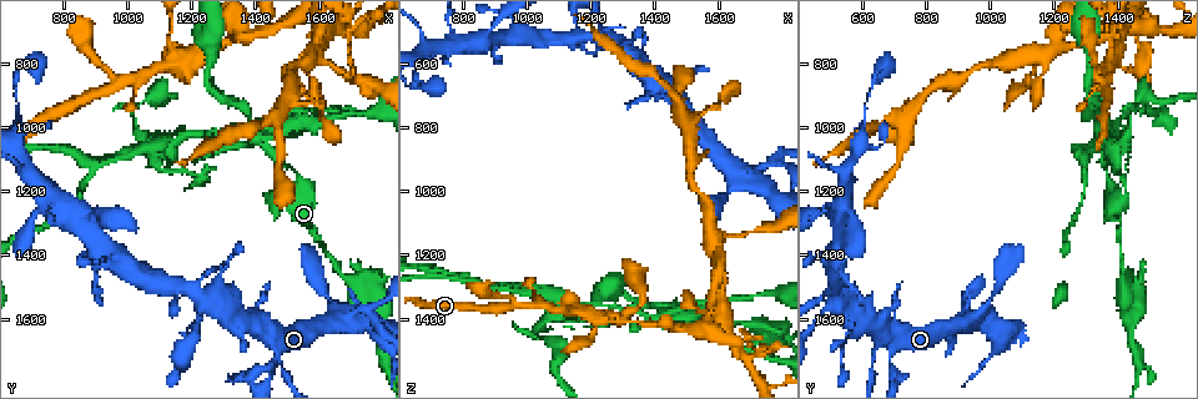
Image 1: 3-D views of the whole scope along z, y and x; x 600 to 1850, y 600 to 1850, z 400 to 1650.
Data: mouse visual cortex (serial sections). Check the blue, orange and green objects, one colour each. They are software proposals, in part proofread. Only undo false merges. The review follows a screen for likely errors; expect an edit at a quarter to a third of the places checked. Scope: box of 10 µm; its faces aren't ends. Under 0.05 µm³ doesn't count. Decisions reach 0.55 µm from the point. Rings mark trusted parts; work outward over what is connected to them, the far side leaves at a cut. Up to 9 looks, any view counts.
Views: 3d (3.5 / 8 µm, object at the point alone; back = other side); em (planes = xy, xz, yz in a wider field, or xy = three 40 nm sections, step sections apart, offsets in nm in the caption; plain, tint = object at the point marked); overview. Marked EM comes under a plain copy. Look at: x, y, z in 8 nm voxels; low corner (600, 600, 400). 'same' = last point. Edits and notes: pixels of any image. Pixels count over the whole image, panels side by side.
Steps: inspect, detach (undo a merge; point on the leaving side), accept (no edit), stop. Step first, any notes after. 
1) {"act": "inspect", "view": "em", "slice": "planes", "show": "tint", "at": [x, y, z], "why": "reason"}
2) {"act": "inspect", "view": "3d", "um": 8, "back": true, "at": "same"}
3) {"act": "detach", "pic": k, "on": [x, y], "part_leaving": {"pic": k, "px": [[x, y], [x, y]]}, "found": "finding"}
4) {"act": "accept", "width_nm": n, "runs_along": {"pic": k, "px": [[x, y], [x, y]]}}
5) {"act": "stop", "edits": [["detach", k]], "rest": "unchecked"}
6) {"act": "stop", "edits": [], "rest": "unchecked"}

{"act": "inspect", "view": "3d", "um": 3.5, "back": true, "at": [1190, 790, 1370], "why": "a fork"}

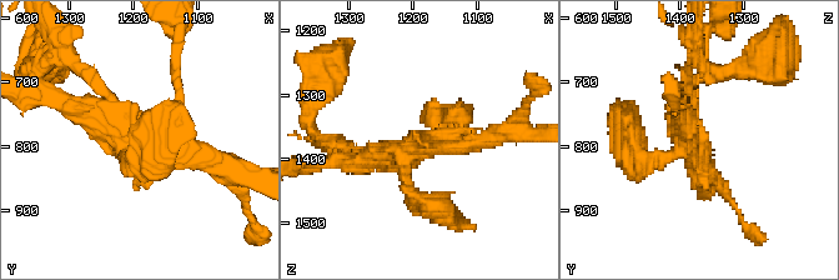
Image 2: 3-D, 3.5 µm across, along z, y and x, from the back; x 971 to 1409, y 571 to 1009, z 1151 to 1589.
{"act": "inspect", "view": "em", "slice": "xy", "step": 2, "show": "tint", "at": [1185, 790, 1375], "why": "need the tissue"}

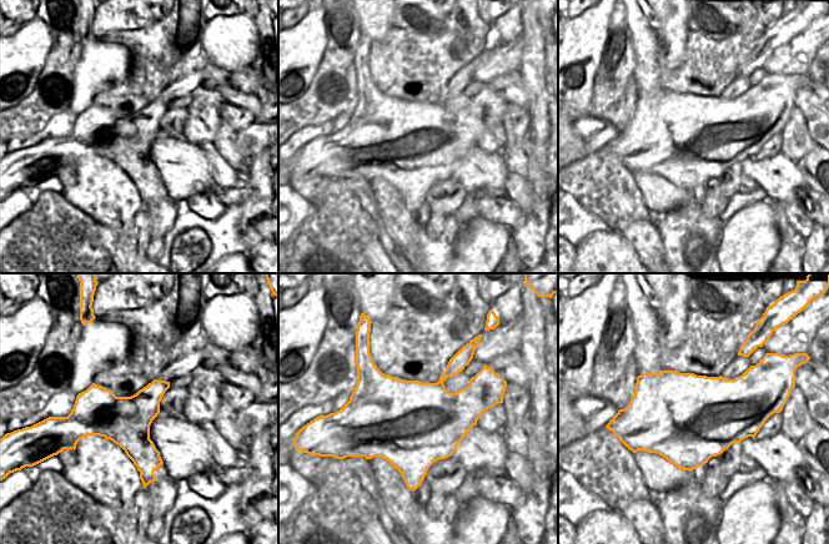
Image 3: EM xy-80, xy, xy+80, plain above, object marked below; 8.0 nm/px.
{"act": "detach", "pic": 2, "on": [58, 66], "width_nm": 700, "part_leaving": {"pic": 2, "px": [[100, 93], [70, 58], [35, 70]]}, "found": "a second cell is stuck on"}

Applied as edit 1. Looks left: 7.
{"act": "inspect", "view": "overview", "why": "redraw"}

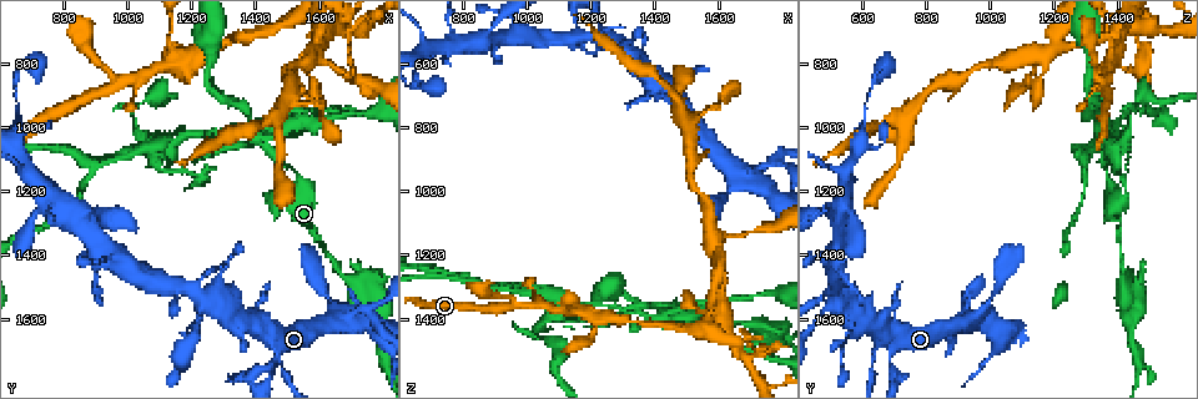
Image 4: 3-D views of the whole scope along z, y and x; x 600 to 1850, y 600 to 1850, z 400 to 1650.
{"act": "inspect", "view": "3d", "um": 8, "at": [1440, 1040, 1350], "why": "looks like a crossing"}

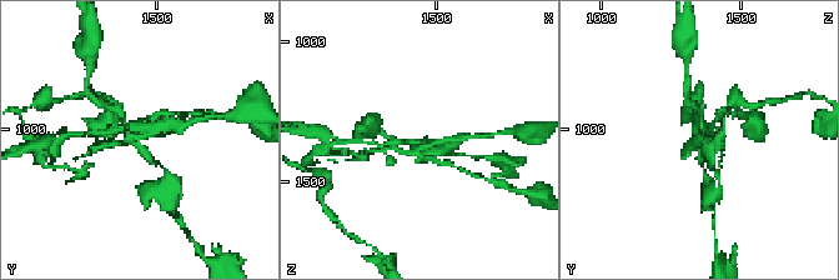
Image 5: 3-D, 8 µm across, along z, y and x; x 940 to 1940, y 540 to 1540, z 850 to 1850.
{"act": "inspect", "view": "em", "slice": "planes", "show": "tint", "at": "same"}

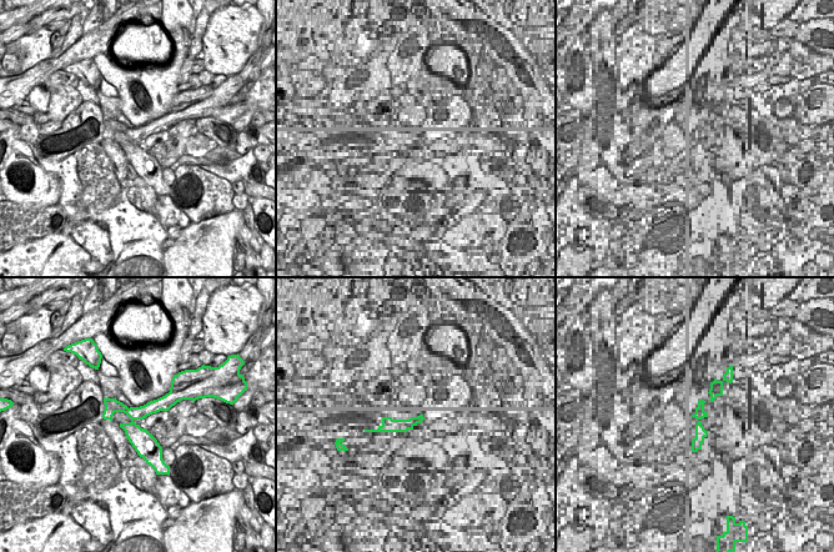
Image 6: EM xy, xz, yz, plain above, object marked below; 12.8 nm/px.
{"act": "detach", "pic": 5, "on": [104, 133], "part_leaving": {"pic": 5, "px": [[418, 141], [411, 153], [385, 148]]}, "found": "a second cell is stuck on"}

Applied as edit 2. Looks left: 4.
{"act": "inspect", "view": "3d", "um": 3.5, "at": [1590, 780, 1130], "why": "sudden change in width"}

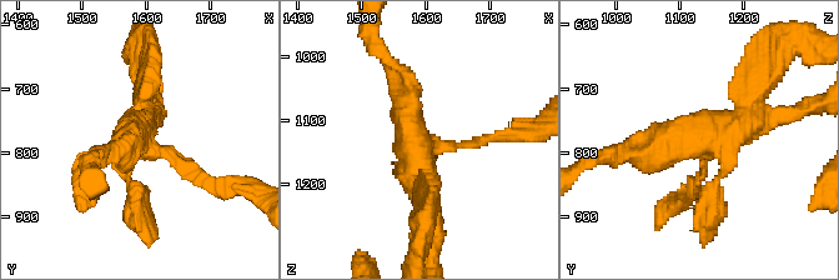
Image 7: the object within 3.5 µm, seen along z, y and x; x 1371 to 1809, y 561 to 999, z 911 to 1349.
{"act": "inspect", "view": "em", "slice": "xy", "step": 2, "show": "tint", "at": [1580, 775, 1130], "arms": 4, "arm_widths_nm": [100, 250, 300, 300], "why": "need the tissue"}

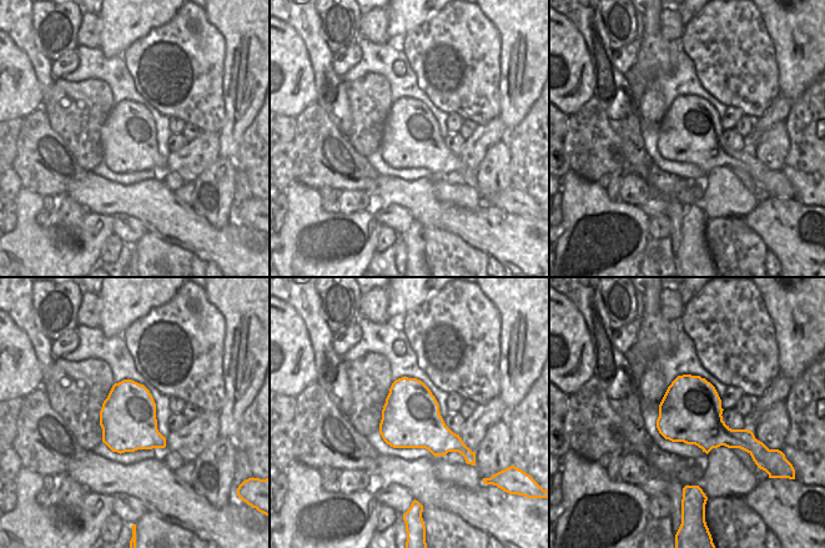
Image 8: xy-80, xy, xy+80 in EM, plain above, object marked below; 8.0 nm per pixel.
{"act": "accept", "runs_along": {"pic": 7, "px": [[758, 88], [735, 126], [627, 153]]}, "found": "all the same cell"}

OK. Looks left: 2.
{"act": "inspect", "view": "3d", "um": 3.5, "at": [1670, 1610, 940], "why": "a fork"}

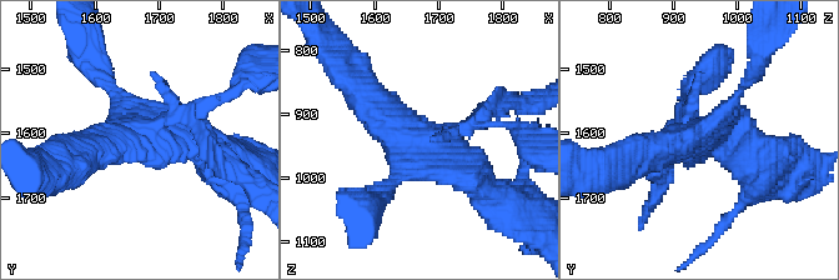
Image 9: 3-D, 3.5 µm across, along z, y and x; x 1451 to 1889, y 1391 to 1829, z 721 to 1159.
{"act": "inspect", "view": "em", "slice": "xy", "step": 3, "show": "tint", "at": [1670, 1605, 940]}

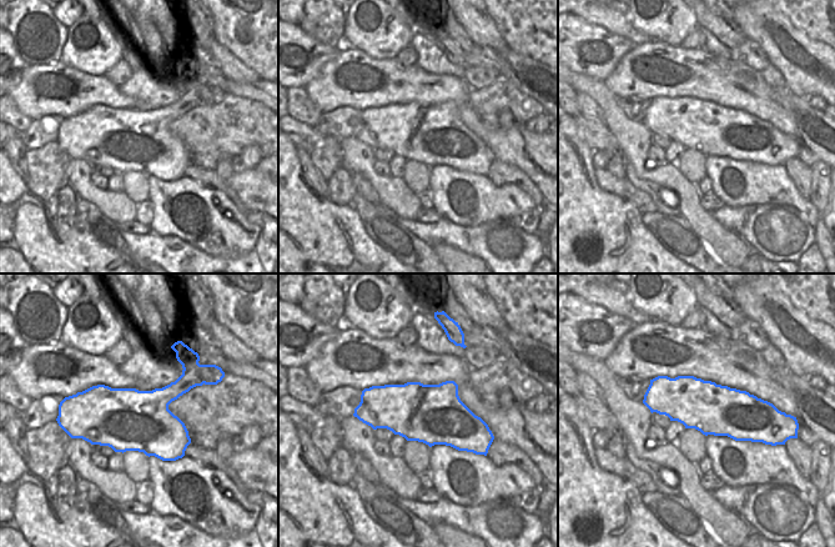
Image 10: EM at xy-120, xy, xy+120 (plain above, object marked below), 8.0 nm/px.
{"act": "detach", "pic": 9, "on": [220, 98], "border": {"pic": 10, "px": [[197, 370], [197, 375], [204, 382]]}, "found": "a second cell is stuck on"}

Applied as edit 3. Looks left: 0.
{"act": "stop", "edits": [["detach", 2], ["detach", 5], ["detach", 9]], "rest": "unchecked"}

